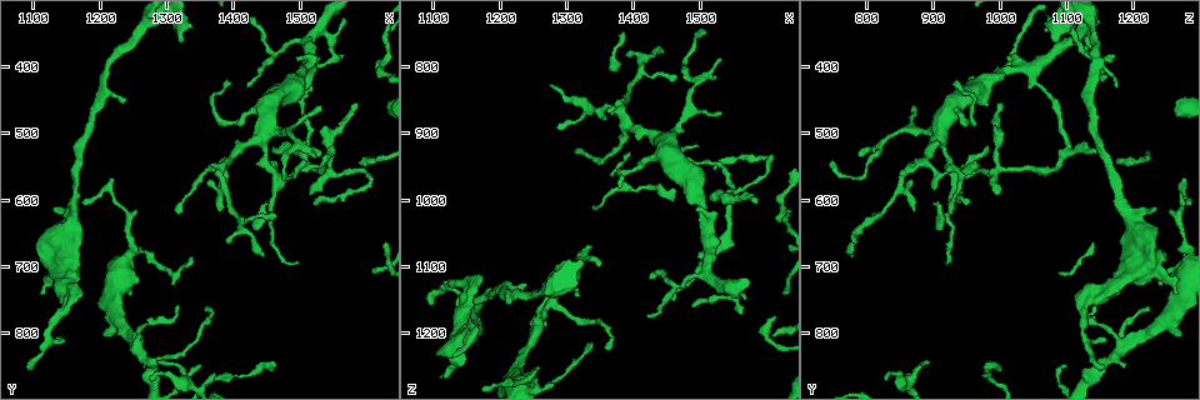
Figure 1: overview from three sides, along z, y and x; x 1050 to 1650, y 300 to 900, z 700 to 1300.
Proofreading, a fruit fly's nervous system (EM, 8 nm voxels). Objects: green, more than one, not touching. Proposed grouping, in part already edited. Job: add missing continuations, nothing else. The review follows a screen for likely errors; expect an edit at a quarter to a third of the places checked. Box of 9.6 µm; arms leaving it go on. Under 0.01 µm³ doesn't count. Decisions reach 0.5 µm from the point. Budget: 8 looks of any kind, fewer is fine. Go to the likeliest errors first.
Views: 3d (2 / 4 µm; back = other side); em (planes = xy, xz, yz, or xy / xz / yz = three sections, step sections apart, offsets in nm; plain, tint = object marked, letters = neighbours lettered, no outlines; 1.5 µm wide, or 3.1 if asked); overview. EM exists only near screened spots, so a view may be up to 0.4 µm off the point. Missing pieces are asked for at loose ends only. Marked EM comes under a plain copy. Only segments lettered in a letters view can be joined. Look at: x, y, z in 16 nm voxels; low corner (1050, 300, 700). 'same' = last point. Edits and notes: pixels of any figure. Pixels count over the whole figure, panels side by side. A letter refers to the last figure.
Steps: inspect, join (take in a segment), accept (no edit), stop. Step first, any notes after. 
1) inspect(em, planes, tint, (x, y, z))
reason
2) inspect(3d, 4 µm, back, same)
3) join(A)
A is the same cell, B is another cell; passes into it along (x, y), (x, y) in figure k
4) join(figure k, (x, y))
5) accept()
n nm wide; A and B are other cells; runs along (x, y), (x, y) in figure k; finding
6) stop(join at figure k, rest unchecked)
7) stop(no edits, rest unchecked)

inspect(3d, 4 µm, (1110, 745, 1260))
branch stops here

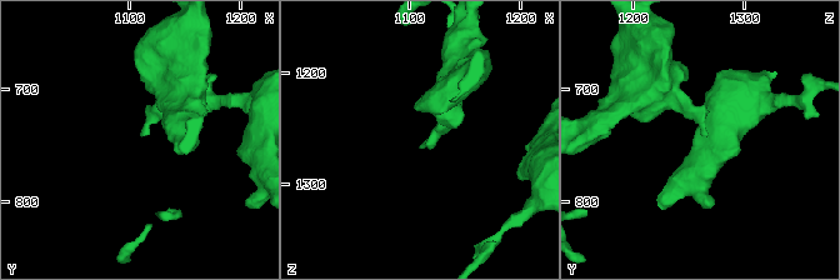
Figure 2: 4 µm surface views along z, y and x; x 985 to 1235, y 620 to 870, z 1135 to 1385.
inspect(em, planes, letters, (1112, 742, 1264))

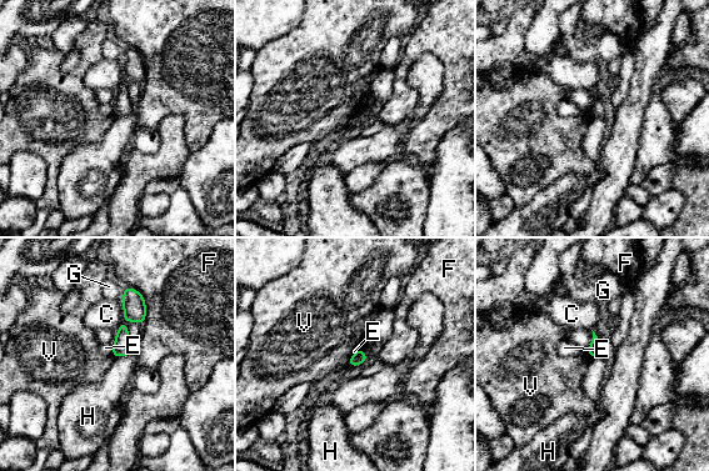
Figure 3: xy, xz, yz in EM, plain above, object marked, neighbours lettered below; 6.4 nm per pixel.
accept()
C, E, F, G, H and V are other cells; none of them fits

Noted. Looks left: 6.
inspect(em, yz, step 4, letters, (1460, 850, 1000))
free end

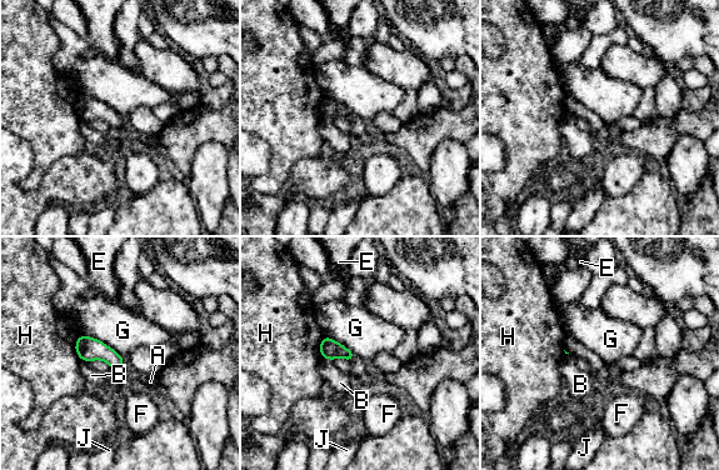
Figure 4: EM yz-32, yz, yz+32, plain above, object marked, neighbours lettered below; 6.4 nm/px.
inspect(em, xy, step 8, letters, same)
cut it another way

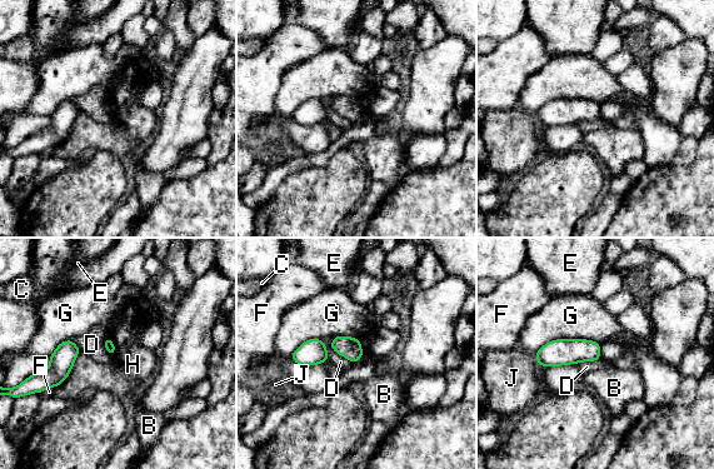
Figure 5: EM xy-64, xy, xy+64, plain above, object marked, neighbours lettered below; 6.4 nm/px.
accept()
B, C, D, E, F, G, H and J are other cells; border along (600, 344), (553, 339), (534, 355) in figure 5; none of them fits

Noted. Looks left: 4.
inspect(3d, 2 µm, (1235, 450, 1120))
an open end

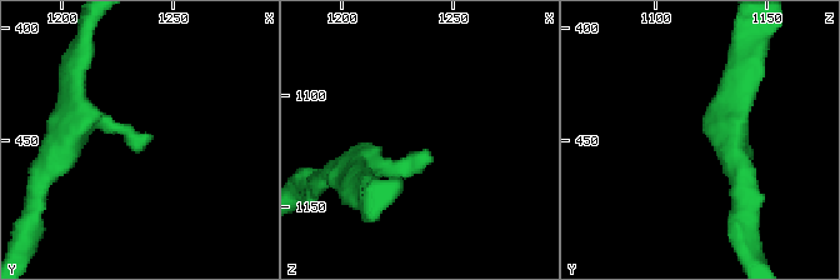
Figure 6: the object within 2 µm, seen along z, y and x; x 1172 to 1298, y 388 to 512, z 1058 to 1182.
inspect(em, planes, letters, (1237, 448, 1124))
need the tissue

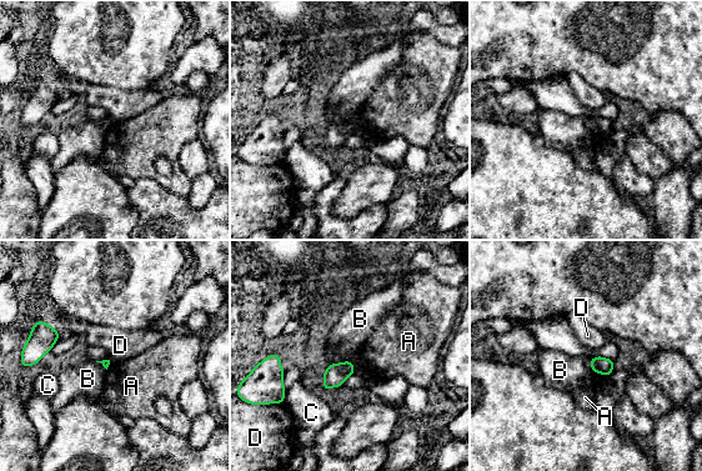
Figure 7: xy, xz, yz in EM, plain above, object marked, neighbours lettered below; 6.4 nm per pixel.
accept()
A, B, C and D are other cells; border along (588, 361), (592, 370) in figure 7; no lettered segment goes on from it

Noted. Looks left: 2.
stop(no edits, rest unchecked)

